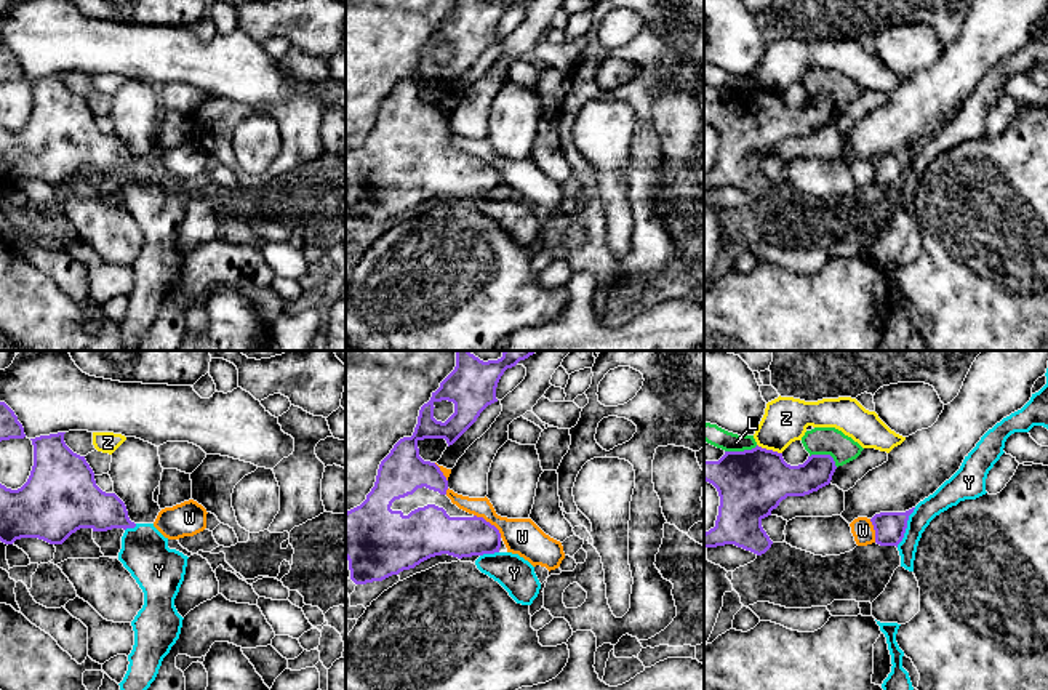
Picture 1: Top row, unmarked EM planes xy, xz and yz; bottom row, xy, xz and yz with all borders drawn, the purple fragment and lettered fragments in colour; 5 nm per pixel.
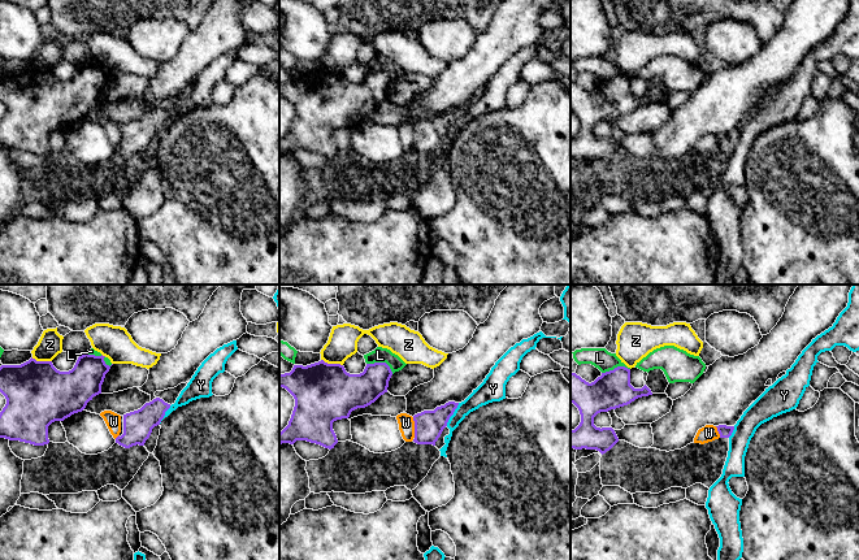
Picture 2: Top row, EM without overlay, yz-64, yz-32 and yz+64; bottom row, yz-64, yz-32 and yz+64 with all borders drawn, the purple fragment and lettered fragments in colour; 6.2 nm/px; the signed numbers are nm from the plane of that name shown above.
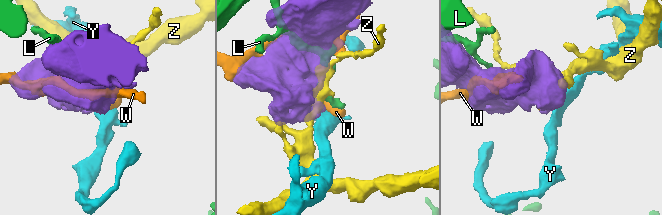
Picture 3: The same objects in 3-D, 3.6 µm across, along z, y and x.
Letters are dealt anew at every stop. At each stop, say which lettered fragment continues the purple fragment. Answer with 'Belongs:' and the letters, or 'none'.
Belongs: none

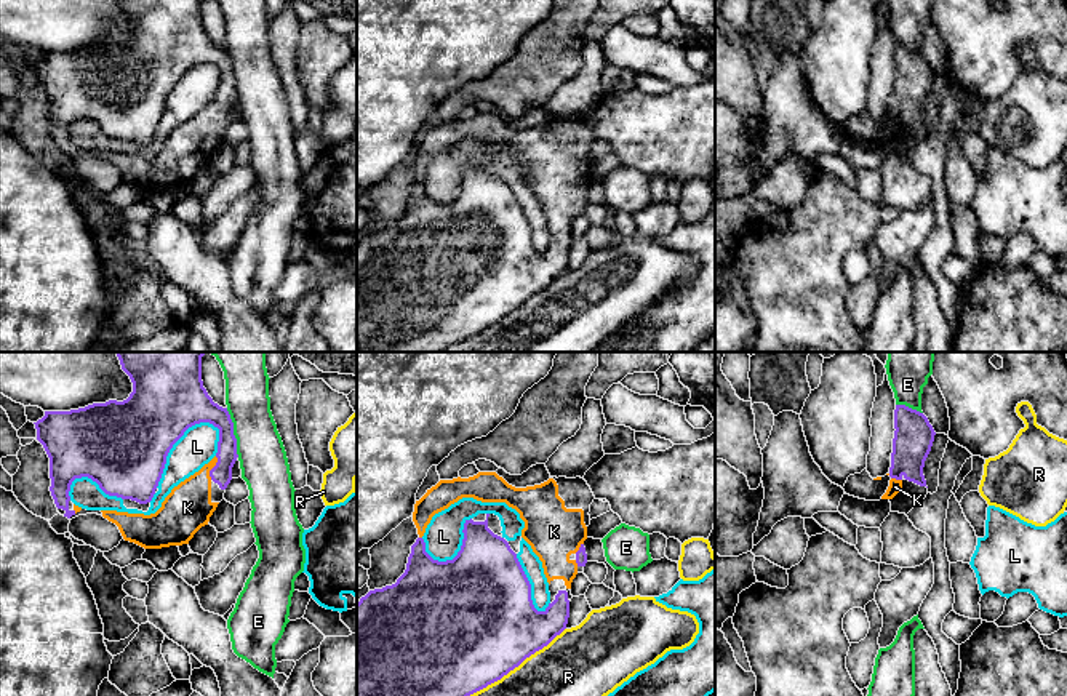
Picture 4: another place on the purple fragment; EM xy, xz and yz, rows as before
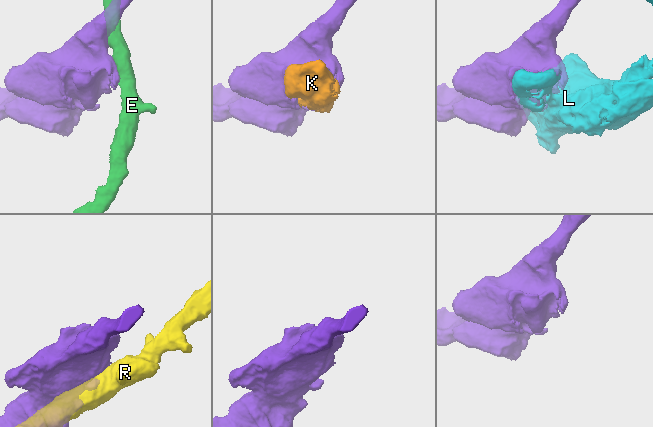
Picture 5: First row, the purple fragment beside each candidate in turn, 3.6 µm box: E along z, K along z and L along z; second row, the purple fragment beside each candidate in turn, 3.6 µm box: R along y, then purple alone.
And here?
Belongs: K

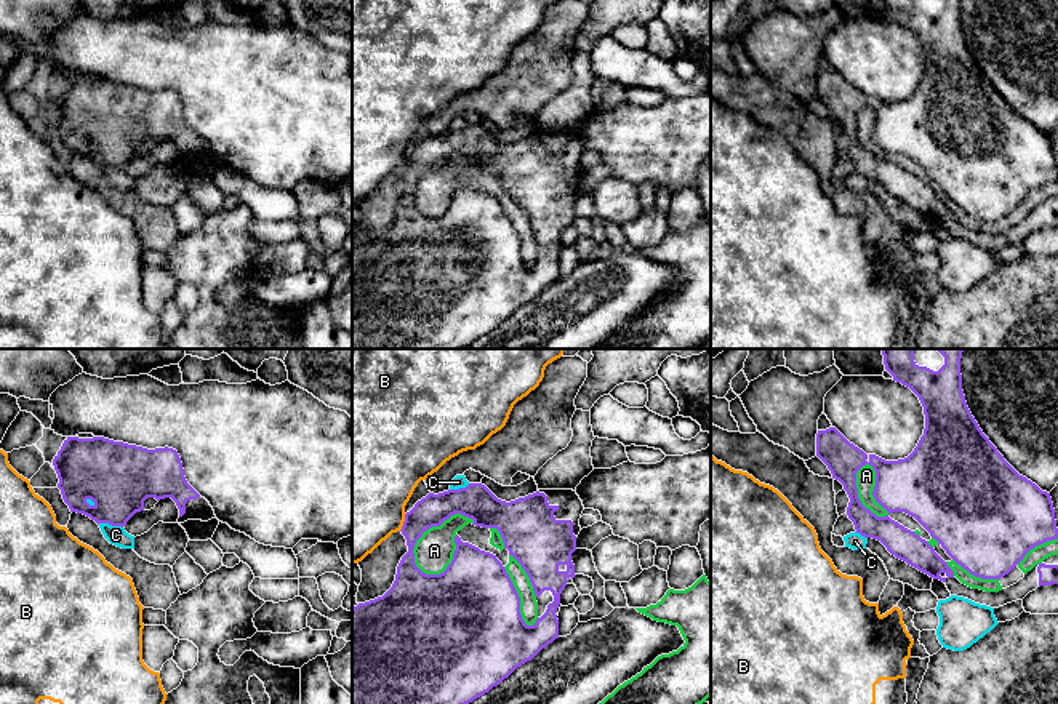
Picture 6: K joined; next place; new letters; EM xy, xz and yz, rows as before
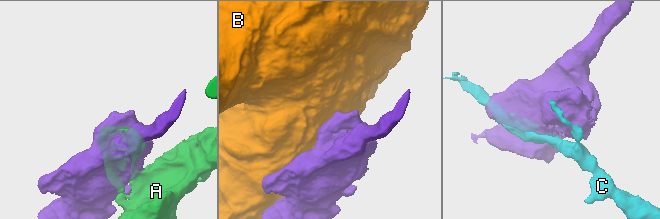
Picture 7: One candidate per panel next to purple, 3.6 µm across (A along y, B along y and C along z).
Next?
Belongs: none

